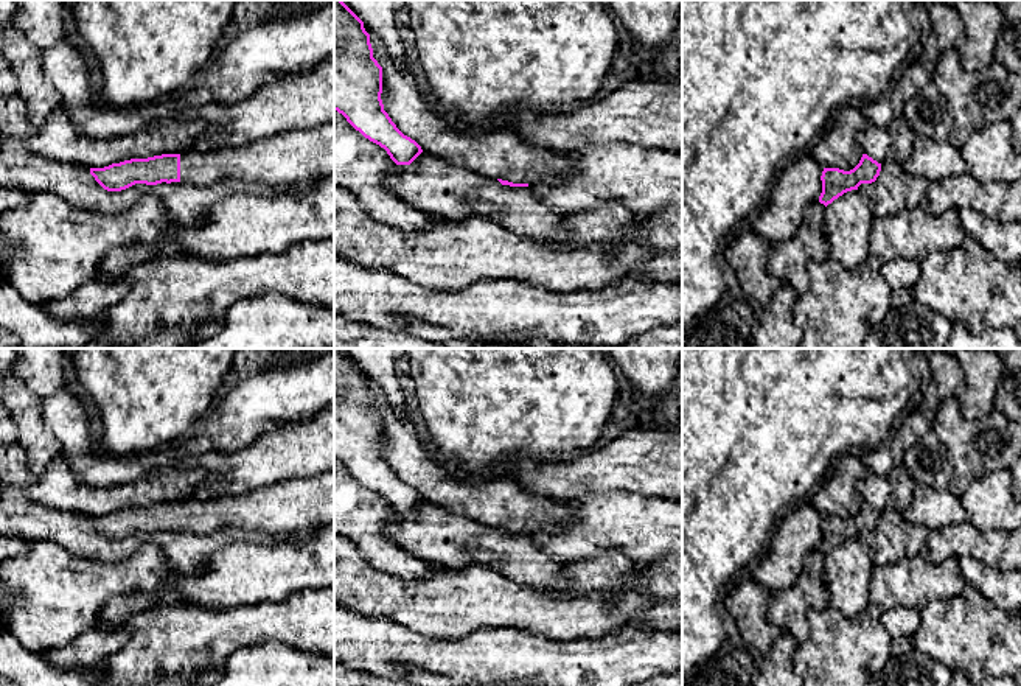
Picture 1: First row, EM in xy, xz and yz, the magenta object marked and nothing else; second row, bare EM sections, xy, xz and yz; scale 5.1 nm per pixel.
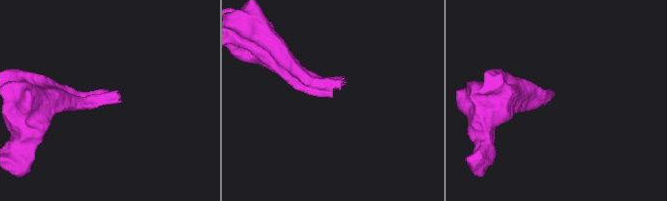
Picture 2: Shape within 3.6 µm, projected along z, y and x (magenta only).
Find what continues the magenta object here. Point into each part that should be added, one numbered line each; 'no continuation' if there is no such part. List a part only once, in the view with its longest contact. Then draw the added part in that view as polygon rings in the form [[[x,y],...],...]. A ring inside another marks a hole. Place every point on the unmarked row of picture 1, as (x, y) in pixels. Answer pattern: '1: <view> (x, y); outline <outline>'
1: xy (292, 506); outline [[[334,470],[241,495],[211,495],[180,502],[180,530],[197,535],[228,526],[289,537],[328,523],[334,523]]]

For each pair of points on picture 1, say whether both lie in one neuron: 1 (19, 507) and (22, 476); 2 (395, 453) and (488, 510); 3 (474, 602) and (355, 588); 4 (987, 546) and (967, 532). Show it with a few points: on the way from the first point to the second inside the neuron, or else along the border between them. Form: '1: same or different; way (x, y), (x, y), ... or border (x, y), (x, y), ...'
1: same; way (19, 500), (19, 484)
2: same; way (418, 470), (437, 486), (465, 498)
3: same; way (445, 602), (411, 602), (384, 594)
4: same; way (982, 546), (972, 537)

